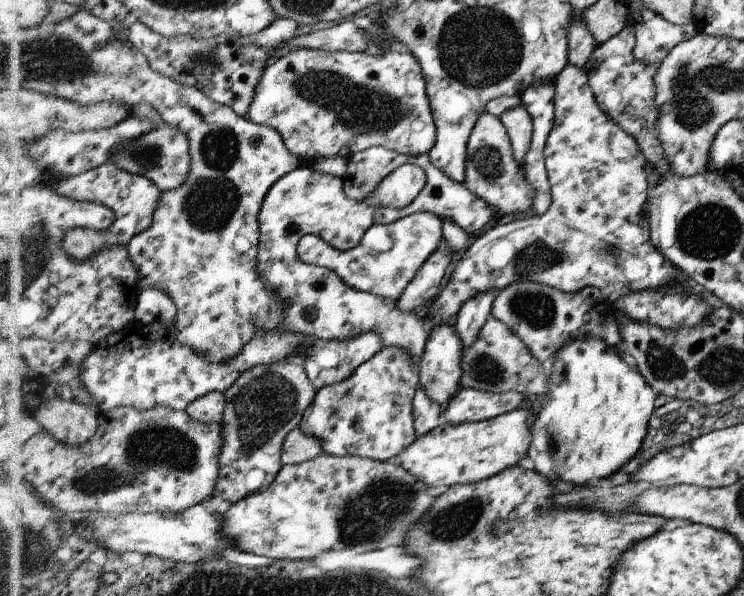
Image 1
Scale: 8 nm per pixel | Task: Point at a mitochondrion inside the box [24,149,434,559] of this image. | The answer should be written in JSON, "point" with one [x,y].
{"point":[153,447]}

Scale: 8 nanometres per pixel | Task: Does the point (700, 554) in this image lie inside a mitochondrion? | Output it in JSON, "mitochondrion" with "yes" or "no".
{"mitochondrion":"no"}

